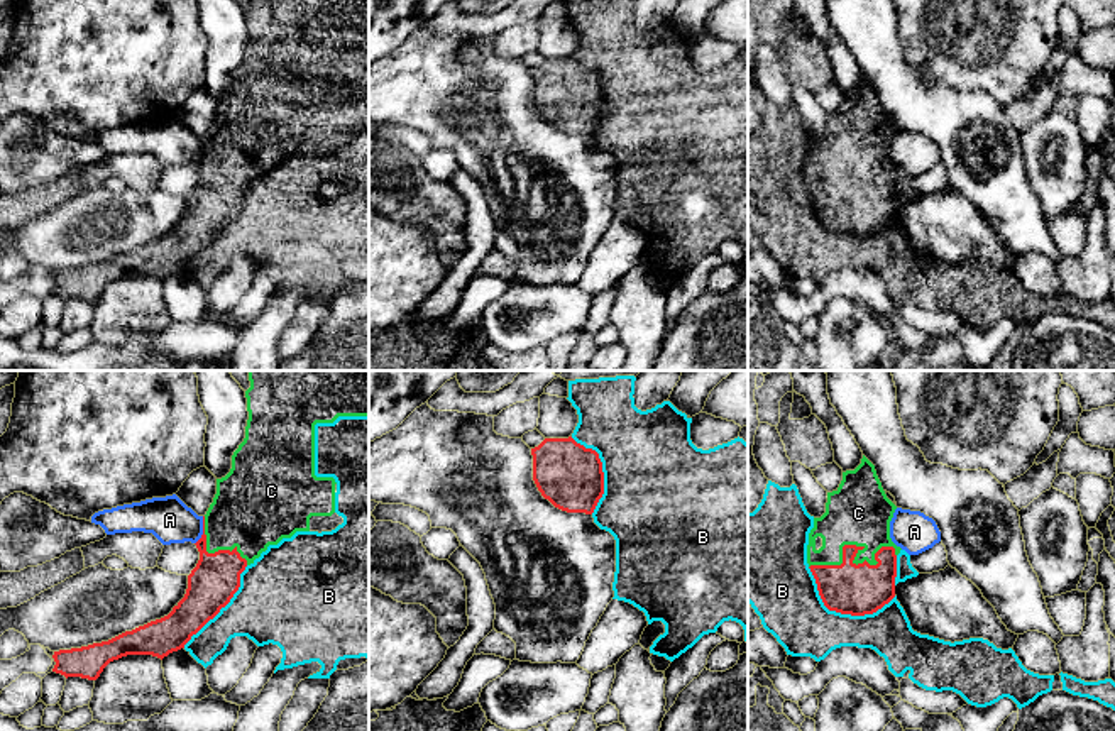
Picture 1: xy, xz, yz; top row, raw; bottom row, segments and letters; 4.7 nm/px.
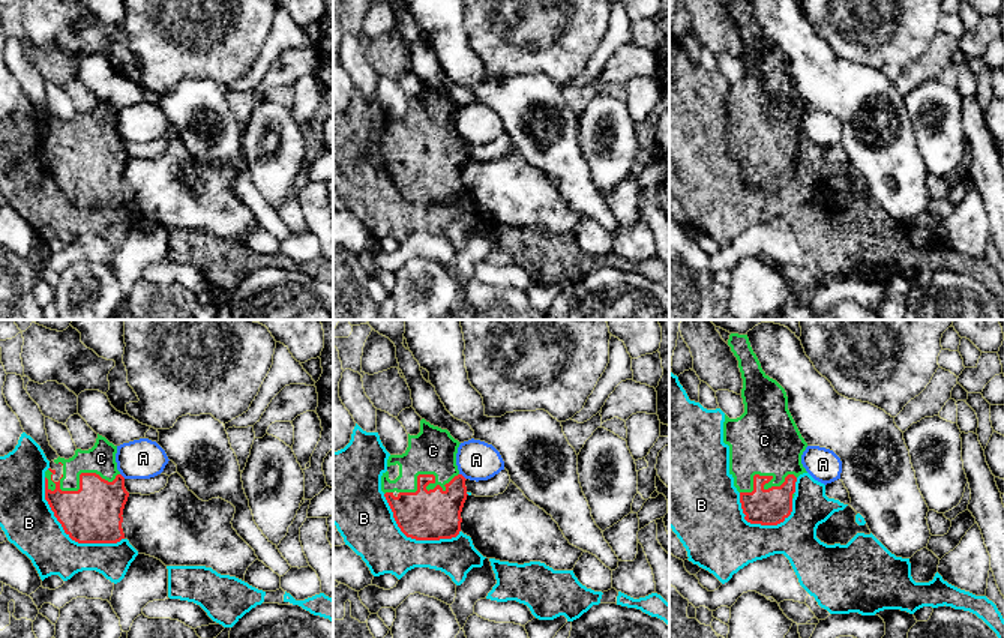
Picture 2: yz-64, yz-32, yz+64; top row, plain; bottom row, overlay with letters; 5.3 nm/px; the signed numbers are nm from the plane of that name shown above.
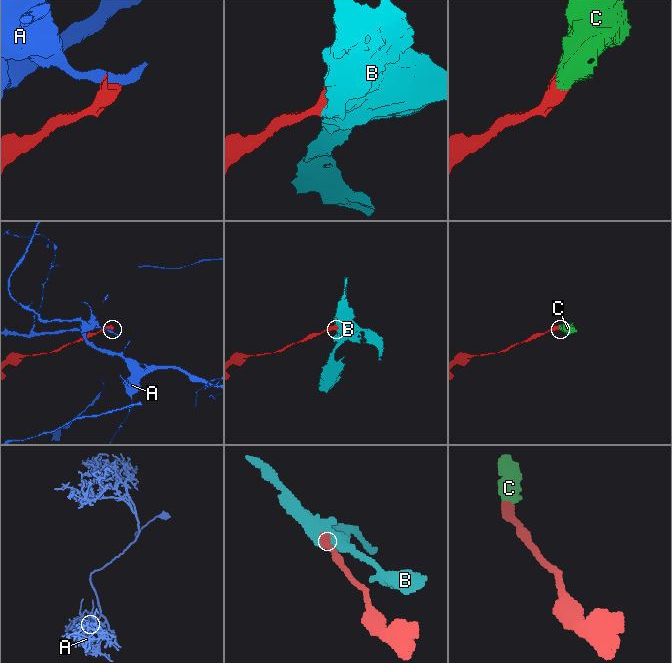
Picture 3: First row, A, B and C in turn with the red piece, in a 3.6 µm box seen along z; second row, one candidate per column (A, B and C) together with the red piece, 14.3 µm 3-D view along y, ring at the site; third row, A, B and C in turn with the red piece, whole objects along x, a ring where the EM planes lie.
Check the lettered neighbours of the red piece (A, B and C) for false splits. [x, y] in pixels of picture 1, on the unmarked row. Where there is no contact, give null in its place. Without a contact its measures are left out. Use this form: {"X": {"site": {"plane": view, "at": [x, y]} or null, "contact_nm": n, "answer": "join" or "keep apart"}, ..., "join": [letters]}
{"A": {"site": {"plane": "xy", "at": [203, 151]}, "contact_nm": 140, "answer": "keep apart"}, "B": {"site": {"plane": "yz", "at": [841, 234]}, "contact_nm": 440, "answer": "keep apart"}, "C": {"site": {"plane": "yz", "at": [858, 170]}, "contact_nm": 420, "answer": "join"}, "join": ["C"]}

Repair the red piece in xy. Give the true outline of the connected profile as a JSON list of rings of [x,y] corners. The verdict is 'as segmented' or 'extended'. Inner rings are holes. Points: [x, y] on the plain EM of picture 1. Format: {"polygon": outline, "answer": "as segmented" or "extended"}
{"polygon": [[[249,0],[245,12],[249,41],[245,59],[232,76],[230,93],[217,100],[217,115],[203,137],[200,173],[188,196],[184,218],[156,242],[125,252],[108,262],[54,272],[52,293],[96,301],[103,289],[127,276],[164,279],[196,256],[240,208],[240,195],[269,166],[310,152],[311,137],[335,134],[335,100],[315,96],[315,46],[333,44],[338,37],[369,37],[369,0]]], "answer": "extended"}

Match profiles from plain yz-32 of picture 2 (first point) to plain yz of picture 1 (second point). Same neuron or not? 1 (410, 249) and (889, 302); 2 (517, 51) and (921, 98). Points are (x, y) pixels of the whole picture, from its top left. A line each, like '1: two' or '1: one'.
1: one
2: two

